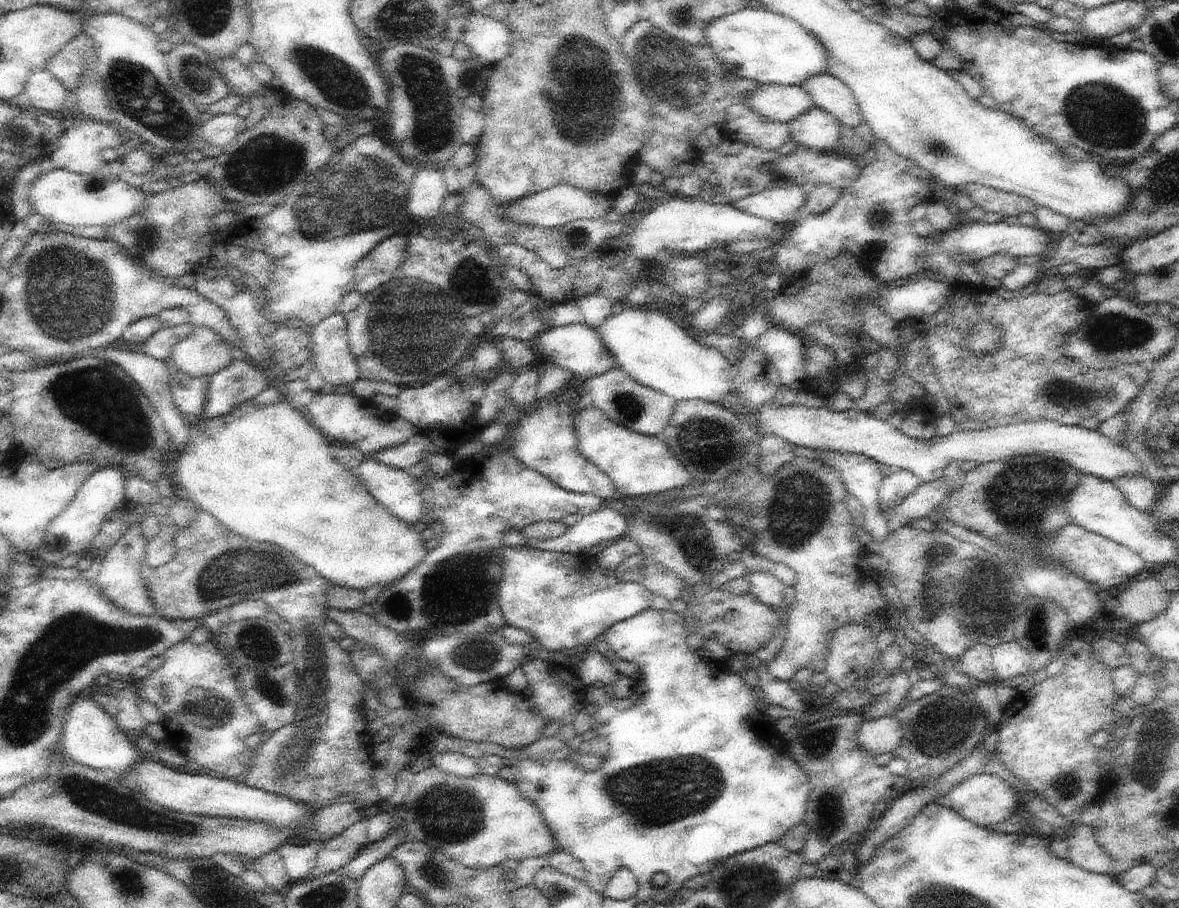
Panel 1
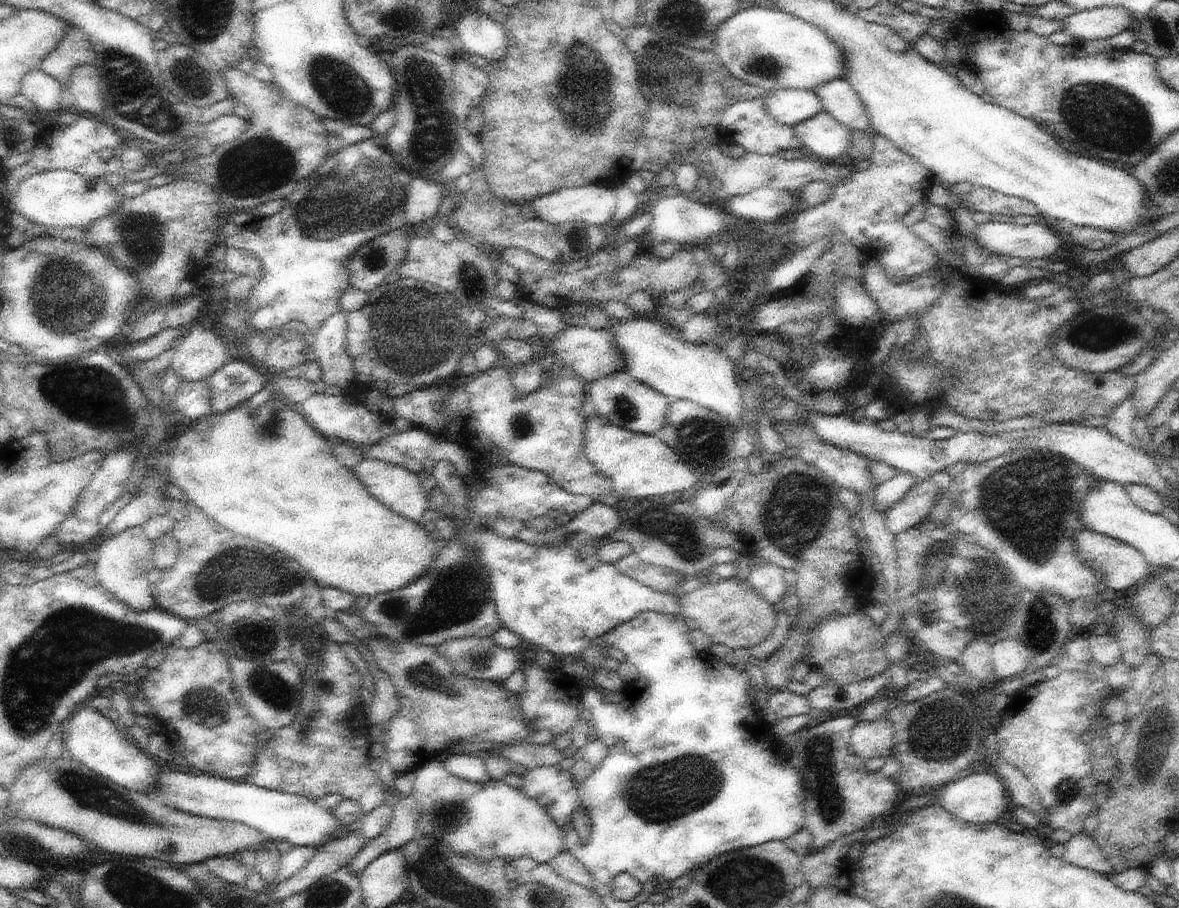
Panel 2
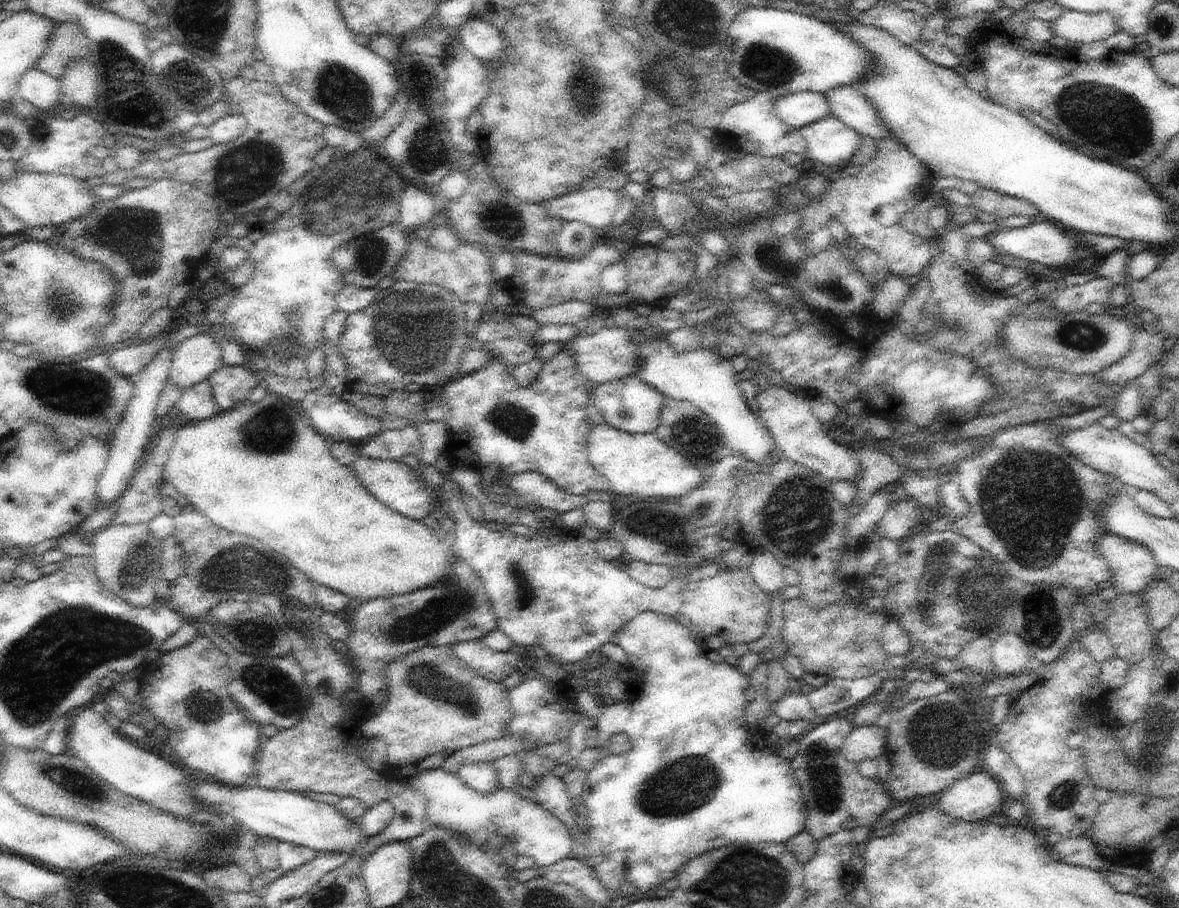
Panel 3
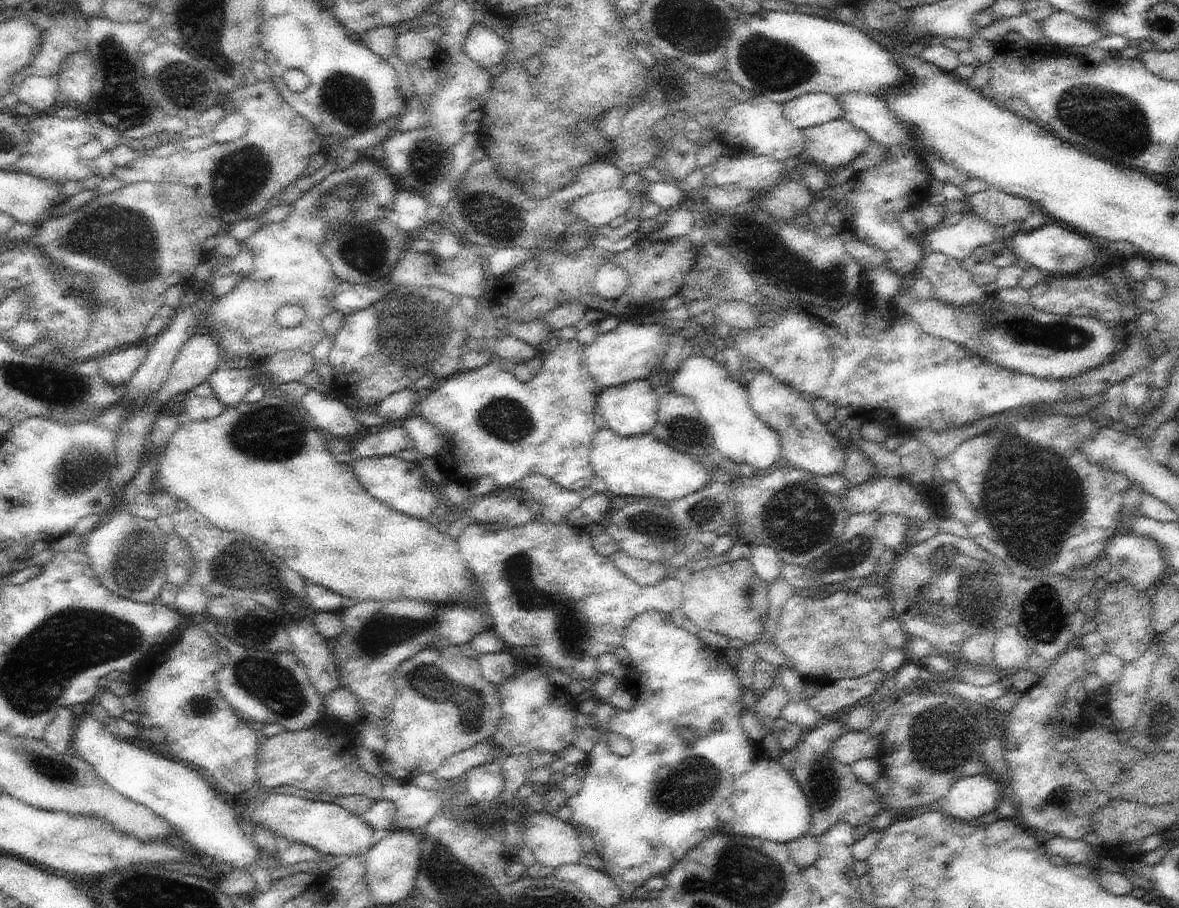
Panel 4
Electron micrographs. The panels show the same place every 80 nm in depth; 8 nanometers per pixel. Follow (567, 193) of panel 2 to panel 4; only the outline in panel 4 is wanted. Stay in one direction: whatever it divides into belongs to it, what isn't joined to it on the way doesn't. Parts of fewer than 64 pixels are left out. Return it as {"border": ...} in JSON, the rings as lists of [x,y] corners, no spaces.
{"border":[[[620,187],[619,189],[588,193],[571,204],[571,211],[578,220],[582,220],[586,222],[586,224],[589,224],[594,231],[595,228],[602,228],[602,226],[610,224],[617,216],[628,212],[631,208],[632,201],[633,196],[628,190],[624,187]]]}

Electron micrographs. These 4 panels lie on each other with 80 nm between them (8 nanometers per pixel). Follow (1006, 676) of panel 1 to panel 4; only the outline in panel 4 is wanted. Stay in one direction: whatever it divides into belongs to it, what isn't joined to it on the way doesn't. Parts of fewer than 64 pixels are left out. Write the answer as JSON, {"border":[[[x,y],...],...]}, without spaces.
{"border":[[[1014,626],[1004,628],[995,636],[993,659],[996,670],[1019,670],[1026,668],[1033,650],[1028,641]]]}

